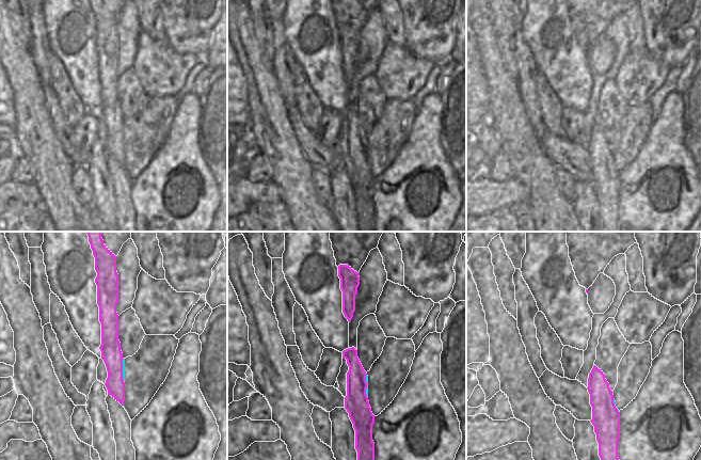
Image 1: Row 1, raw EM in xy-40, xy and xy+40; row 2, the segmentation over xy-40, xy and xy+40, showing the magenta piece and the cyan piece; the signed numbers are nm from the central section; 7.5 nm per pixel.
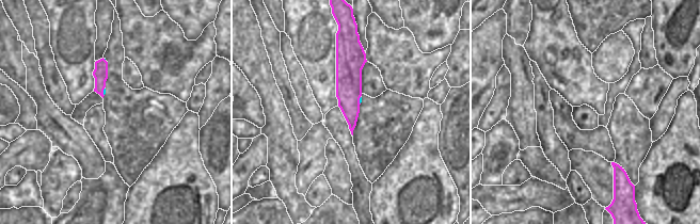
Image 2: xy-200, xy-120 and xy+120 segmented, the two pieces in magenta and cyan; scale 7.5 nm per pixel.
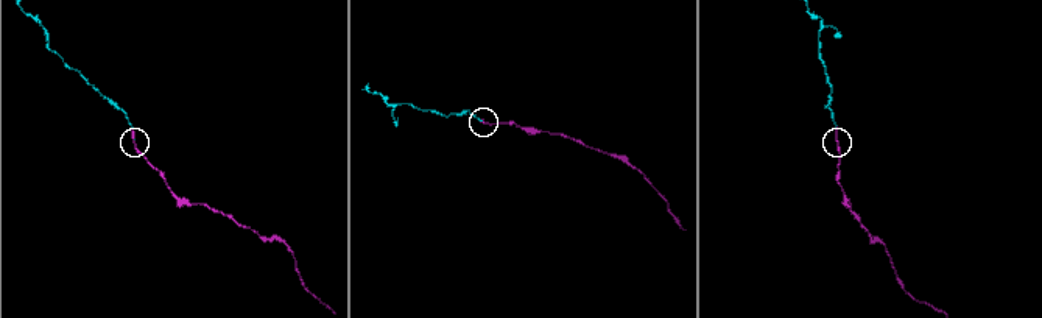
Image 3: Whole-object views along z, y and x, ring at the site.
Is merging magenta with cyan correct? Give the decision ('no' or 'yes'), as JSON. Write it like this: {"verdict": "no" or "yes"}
{"verdict": "yes"}

